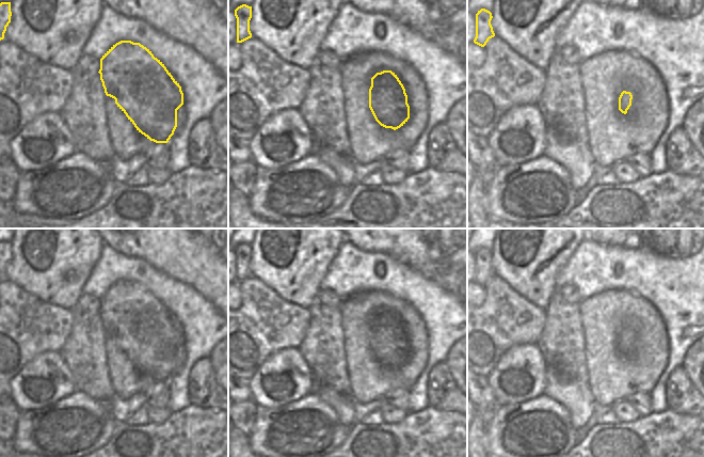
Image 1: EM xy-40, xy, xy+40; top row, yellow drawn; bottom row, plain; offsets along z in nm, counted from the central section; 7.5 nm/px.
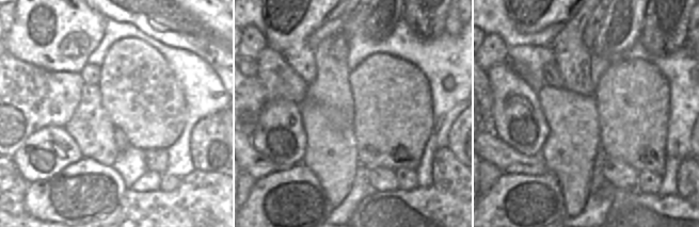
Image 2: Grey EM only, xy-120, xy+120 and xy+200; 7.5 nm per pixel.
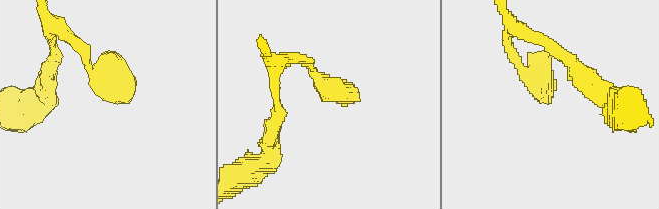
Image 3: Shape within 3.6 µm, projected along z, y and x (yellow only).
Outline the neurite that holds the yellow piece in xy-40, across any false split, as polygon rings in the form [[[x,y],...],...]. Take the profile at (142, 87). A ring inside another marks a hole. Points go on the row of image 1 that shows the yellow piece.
[[[121,41],[102,56],[98,73],[106,95],[115,99],[117,107],[126,114],[137,130],[150,141],[167,143],[177,127],[177,110],[183,105],[183,93],[164,64],[140,43]]]

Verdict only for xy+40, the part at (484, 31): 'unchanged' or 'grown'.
unchanged

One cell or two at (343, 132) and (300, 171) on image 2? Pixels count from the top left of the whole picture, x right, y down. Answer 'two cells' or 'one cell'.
two cells

